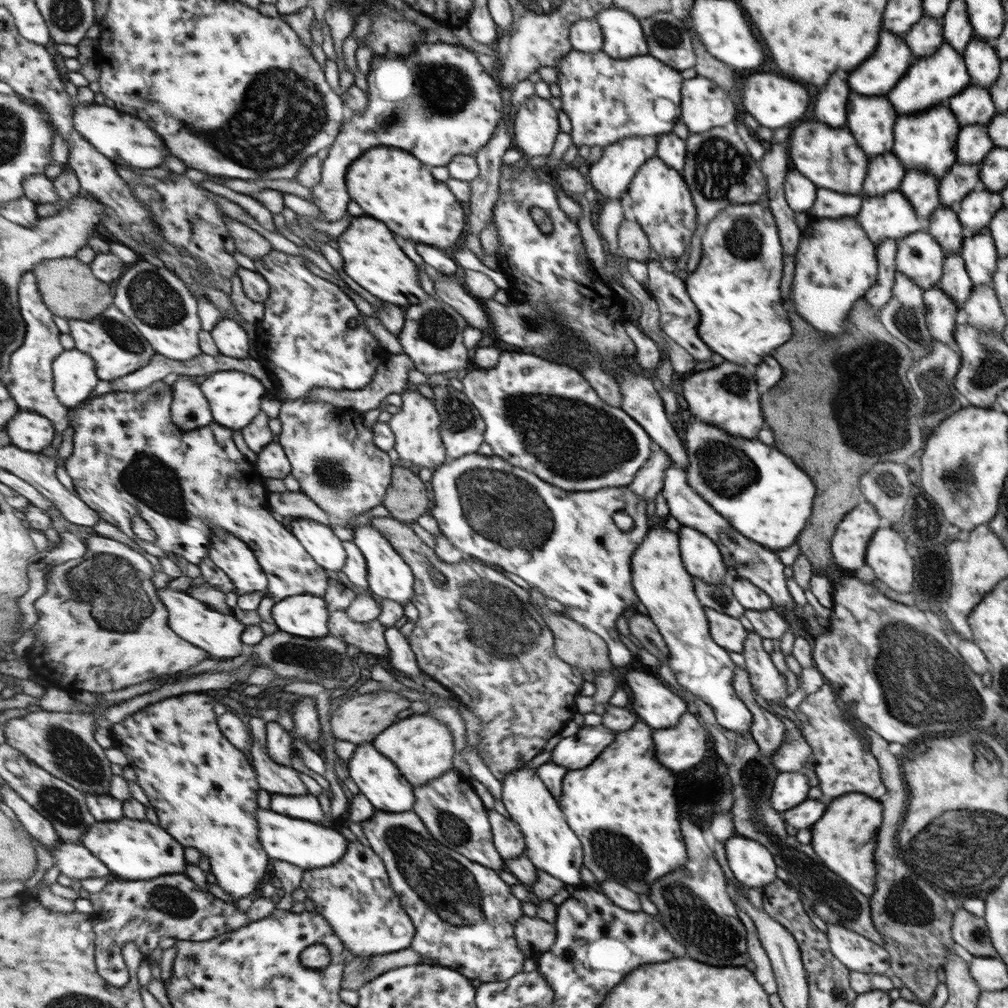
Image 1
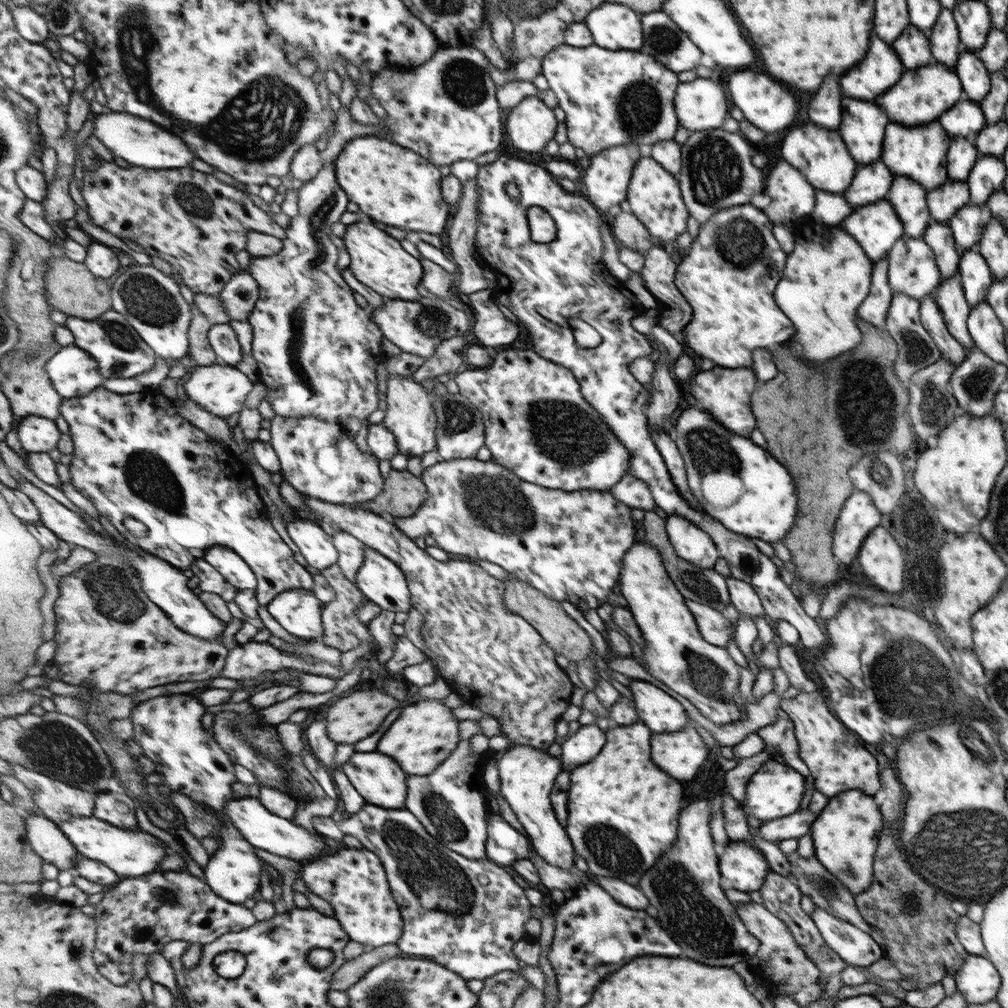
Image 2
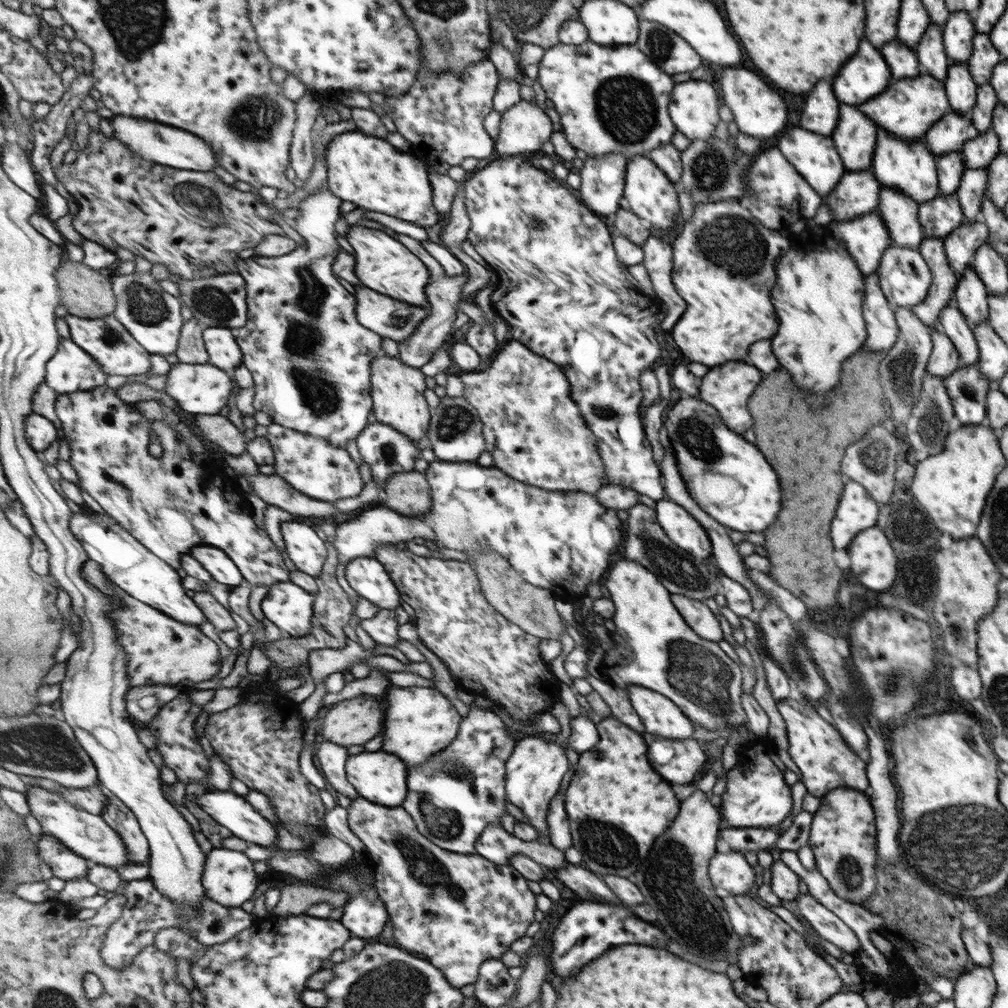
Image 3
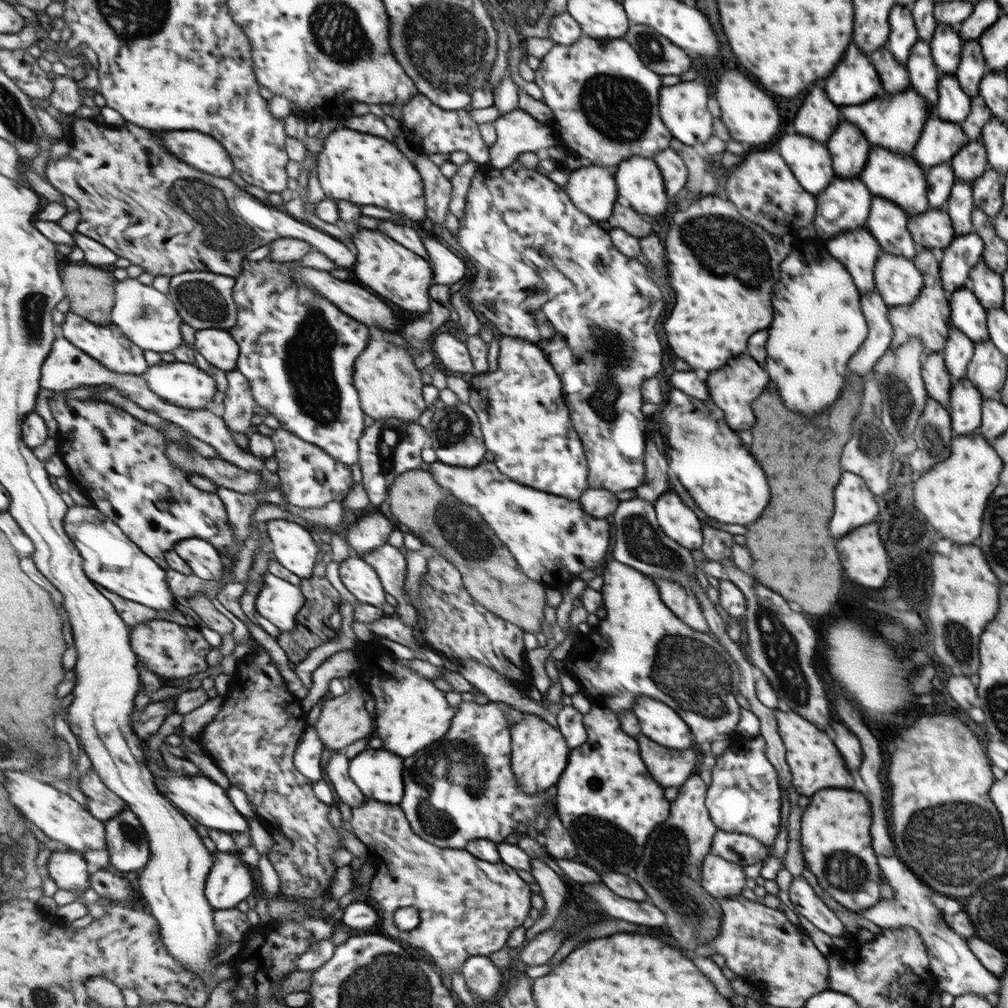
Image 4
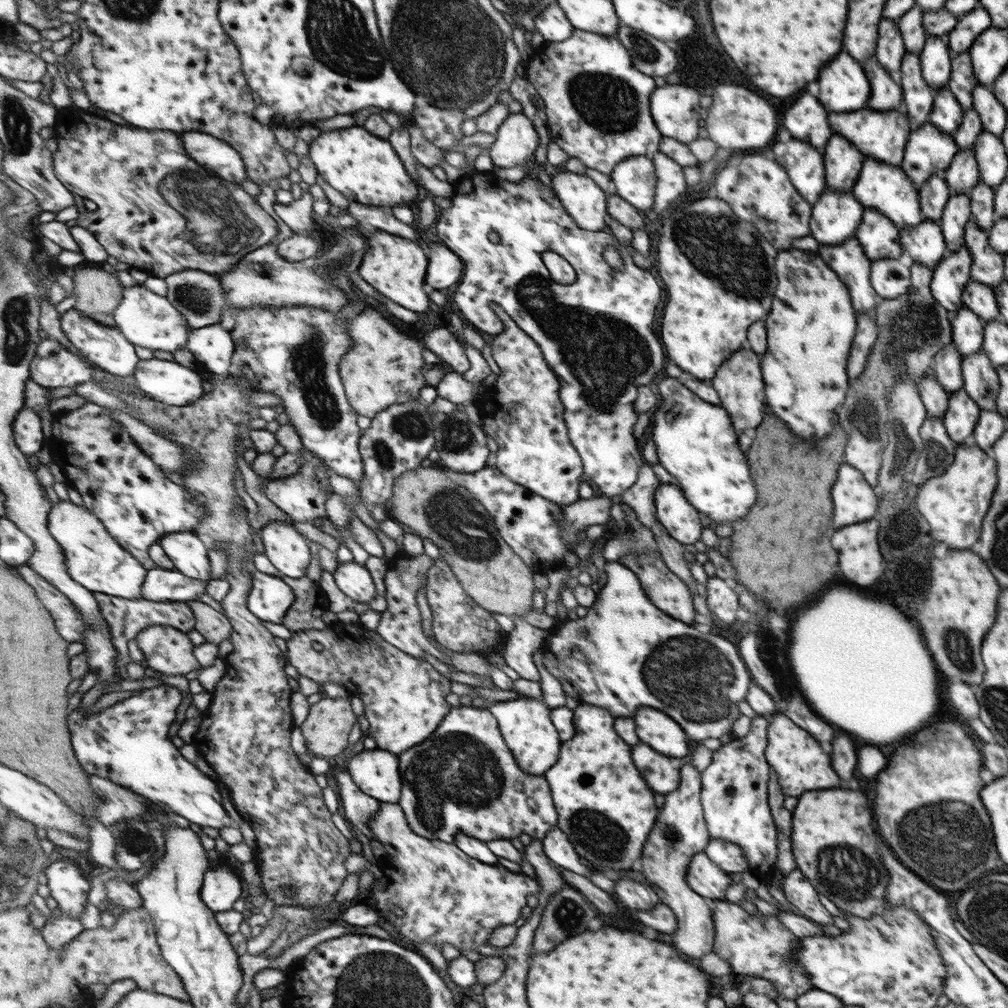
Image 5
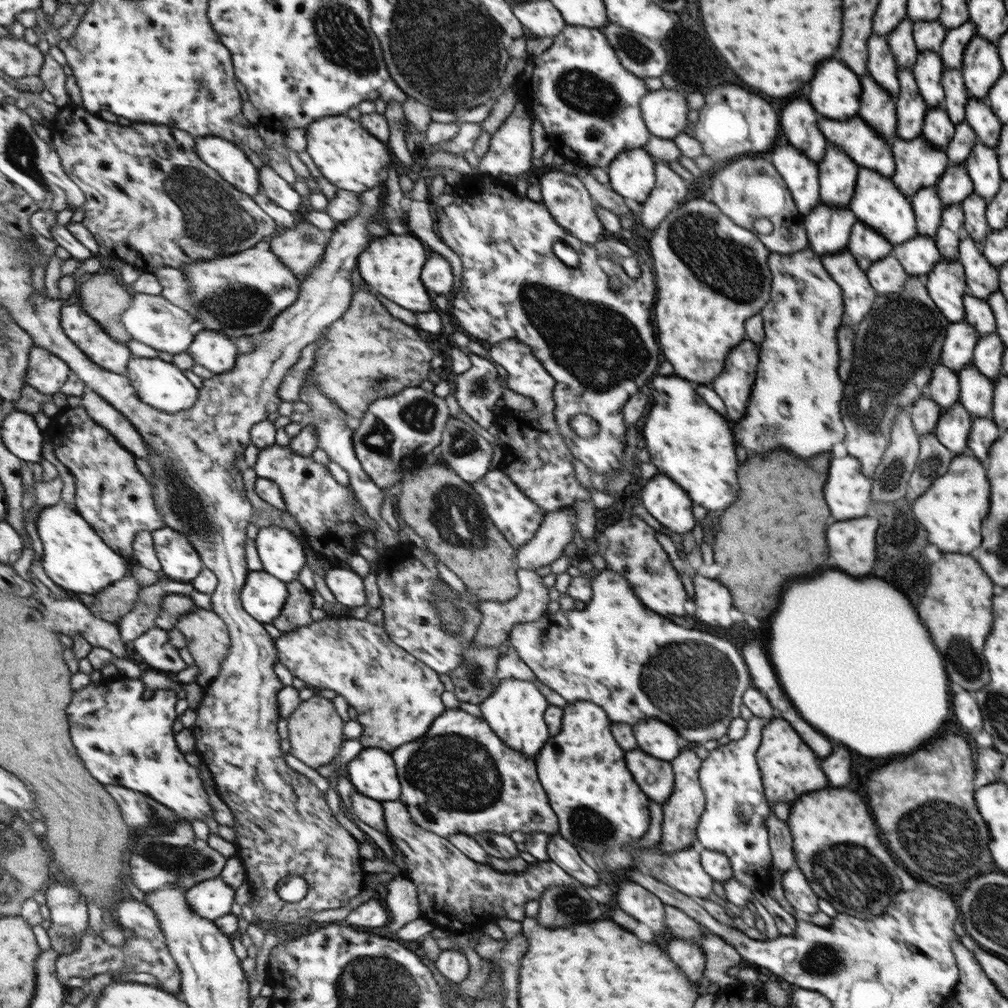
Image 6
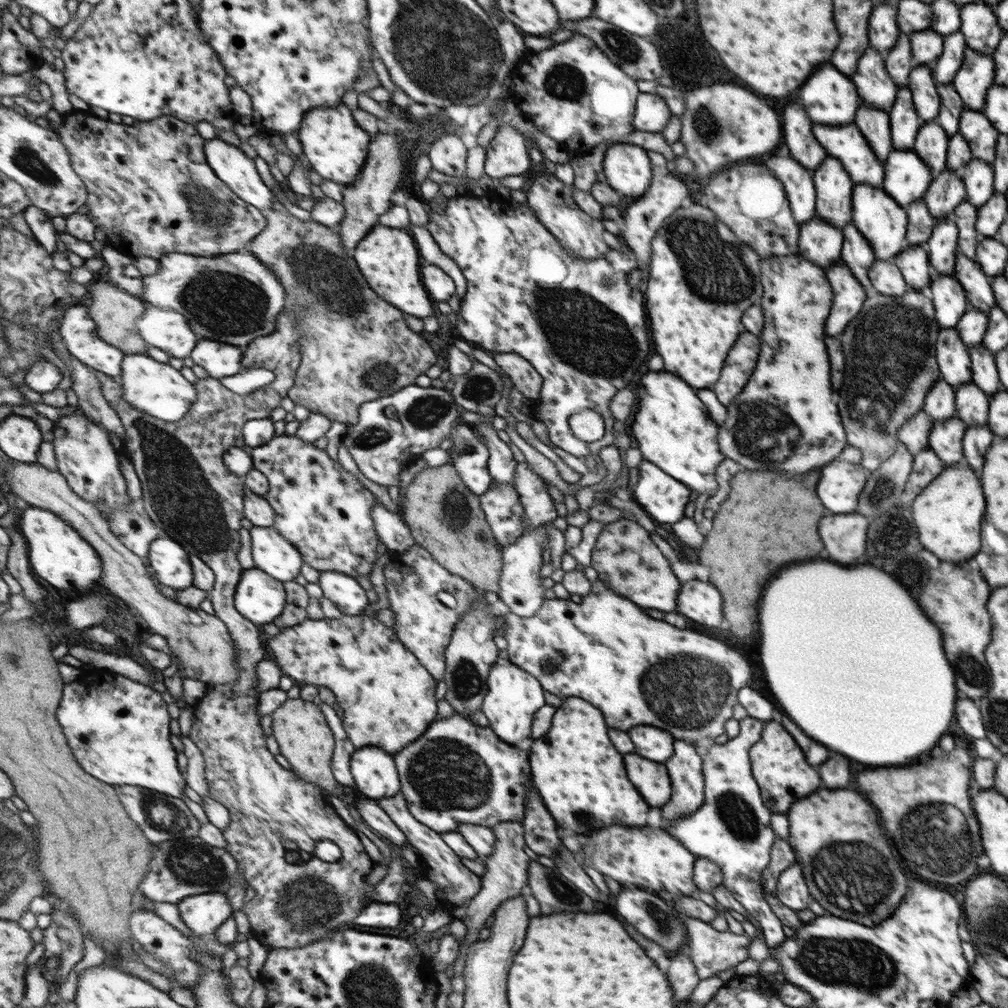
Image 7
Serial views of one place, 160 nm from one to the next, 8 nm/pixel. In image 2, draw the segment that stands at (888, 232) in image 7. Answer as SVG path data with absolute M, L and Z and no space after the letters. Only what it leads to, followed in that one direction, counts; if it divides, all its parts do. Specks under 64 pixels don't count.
M937 120L922 123L919 126L903 126L900 123L889 123L885 130L880 159L895 177L910 178L920 187L923 187L926 192L929 192L948 178L946 173L948 143L948 134Z

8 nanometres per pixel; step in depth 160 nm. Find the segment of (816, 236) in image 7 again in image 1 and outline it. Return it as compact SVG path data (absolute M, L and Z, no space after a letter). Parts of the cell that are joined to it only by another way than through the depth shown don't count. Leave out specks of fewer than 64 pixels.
M890 151L869 157L869 167L860 195L875 196L897 190L905 175L900 160Z

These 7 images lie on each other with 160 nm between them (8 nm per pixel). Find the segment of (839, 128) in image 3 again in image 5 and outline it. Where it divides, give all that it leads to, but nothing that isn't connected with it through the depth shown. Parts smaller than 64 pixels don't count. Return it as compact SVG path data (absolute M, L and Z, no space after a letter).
M837 133L829 138L823 152L825 152L827 188L849 192L855 184L857 175L861 174L862 163L865 160L863 152L851 146Z

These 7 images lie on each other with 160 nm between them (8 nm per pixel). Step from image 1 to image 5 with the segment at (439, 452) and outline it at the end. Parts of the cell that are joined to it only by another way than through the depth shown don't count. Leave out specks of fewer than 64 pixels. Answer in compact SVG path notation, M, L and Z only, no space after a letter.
M360 306L349 318L347 328L350 328L354 347L344 356L342 364L340 364L340 373L347 398L350 399L350 403L358 414L370 419L394 404L403 404L410 400L419 399L421 389L428 386L423 370L434 367L432 364L425 364L425 360L423 360L423 349L425 348L421 346L421 342L417 339L413 340L408 335L405 336L403 332L399 332L397 328L393 328L393 324L385 316L381 316L381 311L377 312L377 310L373 310L373 307L375 306L371 306L371 308L363 306L363 310L361 310Z

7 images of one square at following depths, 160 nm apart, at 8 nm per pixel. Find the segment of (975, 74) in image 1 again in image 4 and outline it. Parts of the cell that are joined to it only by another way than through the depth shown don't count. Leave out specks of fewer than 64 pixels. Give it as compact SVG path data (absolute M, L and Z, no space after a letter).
M943 75L938 84L939 100L936 104L934 116L961 123L970 111L970 98L961 90L957 79L951 75Z

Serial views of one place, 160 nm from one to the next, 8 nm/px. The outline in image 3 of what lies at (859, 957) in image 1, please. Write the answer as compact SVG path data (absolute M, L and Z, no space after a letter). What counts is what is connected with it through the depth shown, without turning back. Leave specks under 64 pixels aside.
M799 893L795 900L799 914L823 940L831 942L833 946L847 954L855 953L861 956L859 940L840 918L815 901L809 893L805 895Z

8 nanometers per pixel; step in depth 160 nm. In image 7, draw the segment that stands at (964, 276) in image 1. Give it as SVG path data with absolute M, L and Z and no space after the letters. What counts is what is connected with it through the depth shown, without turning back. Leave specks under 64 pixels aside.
M938 380L926 394L926 402L923 403L921 410L928 414L933 421L949 419L957 412L954 408L956 391L947 381Z

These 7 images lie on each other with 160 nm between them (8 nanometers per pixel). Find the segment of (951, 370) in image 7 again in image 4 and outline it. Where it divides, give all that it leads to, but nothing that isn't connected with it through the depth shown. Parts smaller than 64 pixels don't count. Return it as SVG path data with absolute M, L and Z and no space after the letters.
M968 285L951 293L950 305L951 324L955 328L965 333L973 344L988 339L989 332L985 330L985 307Z

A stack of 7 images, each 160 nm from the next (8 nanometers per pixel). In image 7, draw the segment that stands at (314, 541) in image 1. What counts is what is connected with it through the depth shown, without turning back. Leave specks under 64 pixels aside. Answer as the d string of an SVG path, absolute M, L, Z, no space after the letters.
M253 526L250 529L256 567L284 583L301 574L303 555L275 527Z

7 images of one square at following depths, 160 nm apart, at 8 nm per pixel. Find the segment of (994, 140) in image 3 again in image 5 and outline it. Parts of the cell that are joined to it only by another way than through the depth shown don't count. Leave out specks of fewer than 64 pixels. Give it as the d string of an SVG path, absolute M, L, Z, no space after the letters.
M971 148L959 151L951 159L950 166L941 172L950 193L966 193L975 186L979 178L977 161Z

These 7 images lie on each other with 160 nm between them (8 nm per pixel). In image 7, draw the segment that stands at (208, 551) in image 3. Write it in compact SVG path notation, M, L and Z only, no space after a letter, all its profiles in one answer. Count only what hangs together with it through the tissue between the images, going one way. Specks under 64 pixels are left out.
M162 535L150 548L150 566L156 573L156 580L175 591L194 584L194 565L191 552L171 537Z

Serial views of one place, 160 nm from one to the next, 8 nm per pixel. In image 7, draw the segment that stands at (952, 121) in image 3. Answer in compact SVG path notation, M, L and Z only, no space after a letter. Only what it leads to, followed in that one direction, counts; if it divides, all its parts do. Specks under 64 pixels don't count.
M891 150L884 168L881 188L903 208L921 200L933 179L926 162L913 150Z

